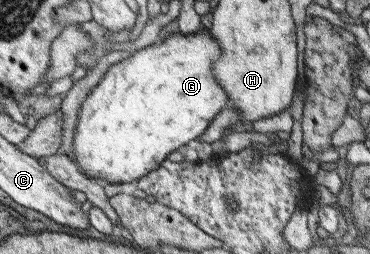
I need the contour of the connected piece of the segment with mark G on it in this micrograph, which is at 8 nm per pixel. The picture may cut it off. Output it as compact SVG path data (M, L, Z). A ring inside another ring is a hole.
M176 32L160 45L137 49L130 56L110 65L80 105L69 158L84 171L85 177L109 184L130 183L156 170L156 165L164 161L168 153L202 134L208 122L226 107L228 93L213 74L213 65L220 55L220 47L209 33L181 35Z

